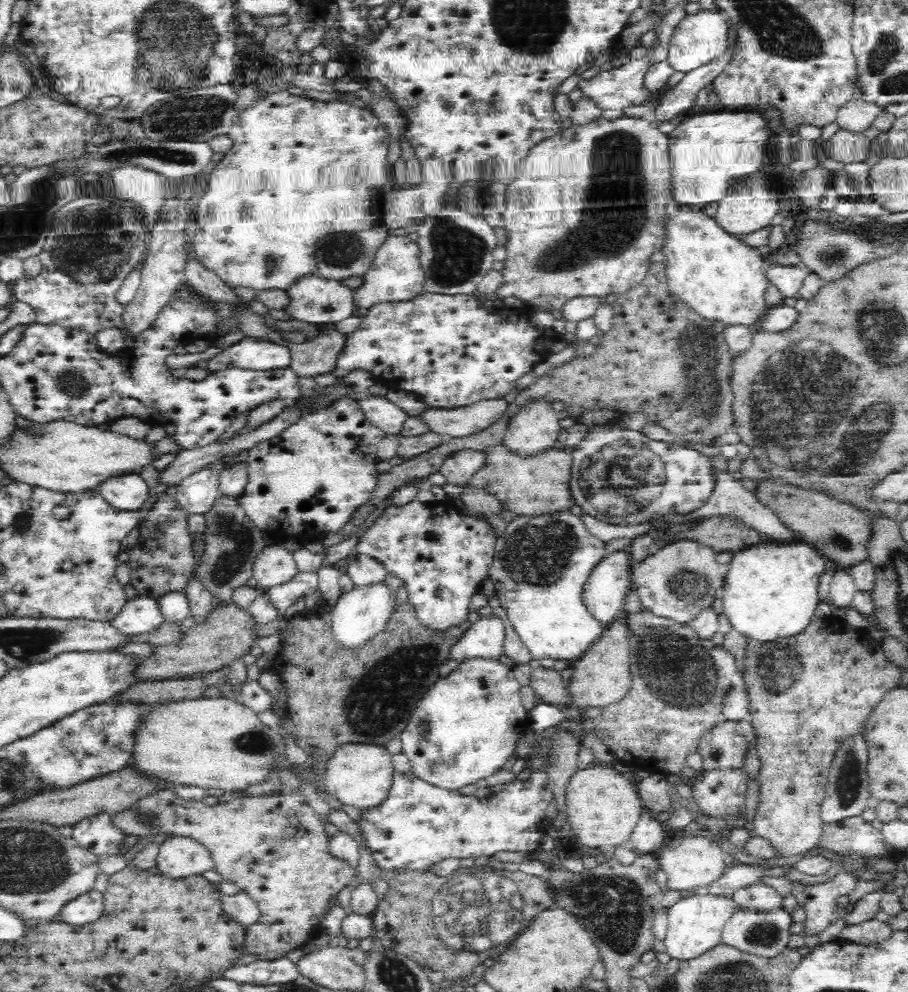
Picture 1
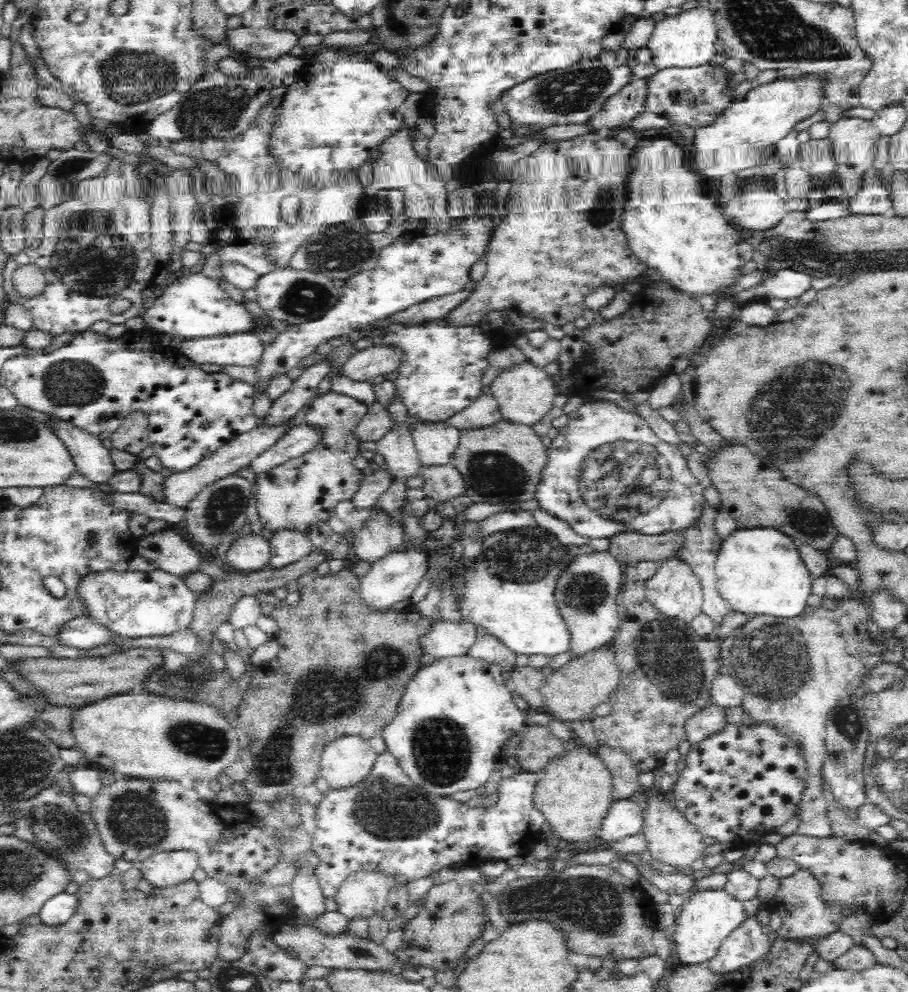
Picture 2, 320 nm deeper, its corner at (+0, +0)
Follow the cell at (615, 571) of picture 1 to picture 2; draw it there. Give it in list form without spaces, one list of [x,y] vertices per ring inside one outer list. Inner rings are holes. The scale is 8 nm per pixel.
[[[606,551],[580,553],[568,570],[558,578],[556,598],[568,630],[572,633],[572,658],[578,658],[596,648],[611,646],[614,636],[622,625],[618,615],[621,602],[620,590],[625,581],[619,561]]]

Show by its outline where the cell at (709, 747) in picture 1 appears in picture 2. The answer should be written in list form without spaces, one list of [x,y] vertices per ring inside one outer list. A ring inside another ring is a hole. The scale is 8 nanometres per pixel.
[[[710,702],[700,712],[685,721],[684,730],[690,744],[698,744],[718,732],[722,732],[728,726],[726,709]]]

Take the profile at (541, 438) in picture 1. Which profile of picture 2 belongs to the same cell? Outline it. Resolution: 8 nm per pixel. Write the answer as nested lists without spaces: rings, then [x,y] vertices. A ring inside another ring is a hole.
[[[528,361],[500,369],[487,391],[497,400],[502,420],[529,428],[536,426],[554,408],[556,398],[556,389],[549,374]]]

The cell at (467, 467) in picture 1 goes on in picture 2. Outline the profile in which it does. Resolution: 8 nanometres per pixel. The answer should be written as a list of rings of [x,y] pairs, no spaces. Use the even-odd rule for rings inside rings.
[[[421,422],[410,432],[423,467],[450,464],[452,452],[458,448],[460,431],[444,422]]]

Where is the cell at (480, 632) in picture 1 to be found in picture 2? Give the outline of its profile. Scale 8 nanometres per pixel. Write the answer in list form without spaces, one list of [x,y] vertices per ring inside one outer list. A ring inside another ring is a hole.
[[[470,622],[434,623],[430,633],[421,639],[425,654],[435,660],[465,656],[477,640],[477,626]]]

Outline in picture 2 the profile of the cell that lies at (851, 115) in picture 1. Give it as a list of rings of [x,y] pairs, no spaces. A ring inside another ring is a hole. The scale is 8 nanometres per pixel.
[[[844,117],[838,122],[830,124],[828,138],[832,142],[834,157],[838,166],[836,173],[840,177],[840,185],[845,192],[845,198],[847,198],[861,188],[864,174],[873,167],[877,143],[882,137],[871,120]]]

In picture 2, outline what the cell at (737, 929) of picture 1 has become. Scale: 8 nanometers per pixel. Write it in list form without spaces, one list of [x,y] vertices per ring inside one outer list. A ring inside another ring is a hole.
[[[755,917],[743,918],[740,926],[722,941],[717,955],[710,959],[710,967],[718,973],[732,972],[751,965],[770,952],[772,942],[766,935],[767,928]]]

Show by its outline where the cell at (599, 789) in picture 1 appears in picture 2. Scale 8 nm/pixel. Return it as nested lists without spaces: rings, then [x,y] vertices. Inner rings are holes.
[[[586,747],[568,751],[544,772],[537,774],[534,803],[552,830],[566,842],[586,842],[599,835],[602,822],[614,802],[612,775],[602,760]]]

